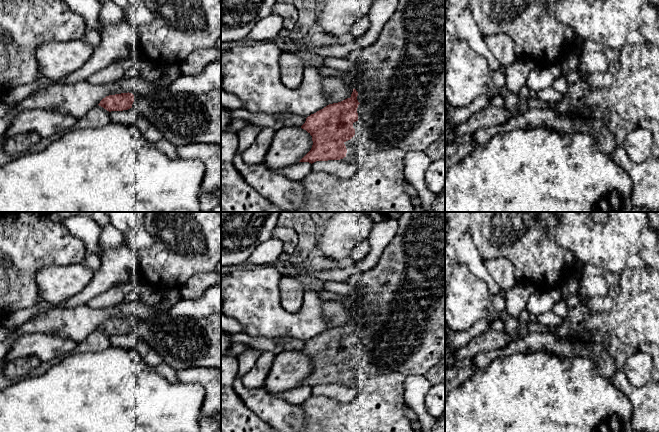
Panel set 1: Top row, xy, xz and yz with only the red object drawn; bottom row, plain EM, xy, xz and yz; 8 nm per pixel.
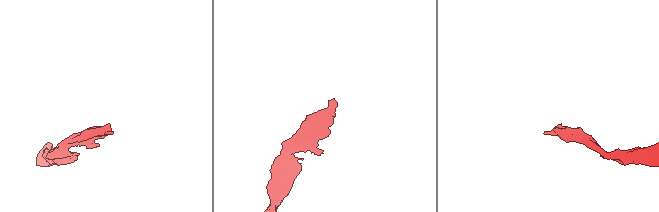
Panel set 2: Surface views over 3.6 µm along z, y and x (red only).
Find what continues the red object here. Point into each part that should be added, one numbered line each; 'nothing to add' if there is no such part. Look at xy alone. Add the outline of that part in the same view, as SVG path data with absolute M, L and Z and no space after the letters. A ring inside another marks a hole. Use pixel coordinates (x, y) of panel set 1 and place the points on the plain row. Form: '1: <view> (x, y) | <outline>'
1: xy (183, 343) | M162 310L150 318L134 319L132 332L144 341L151 349L157 352L175 371L191 367L221 368L221 315L211 314L209 316L193 318L168 318Z

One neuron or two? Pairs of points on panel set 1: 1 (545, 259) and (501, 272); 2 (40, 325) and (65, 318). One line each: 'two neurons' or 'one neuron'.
1: two neurons
2: one neuron

